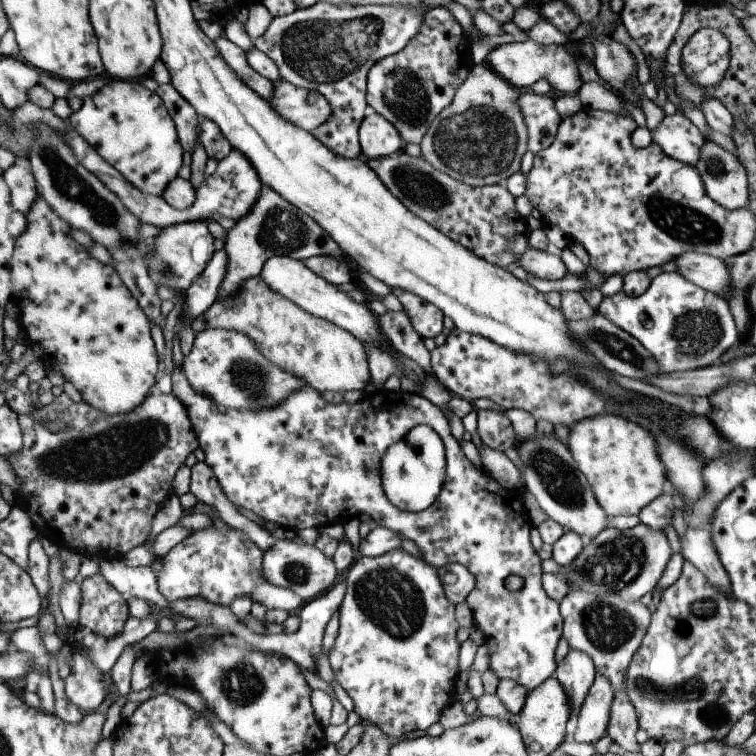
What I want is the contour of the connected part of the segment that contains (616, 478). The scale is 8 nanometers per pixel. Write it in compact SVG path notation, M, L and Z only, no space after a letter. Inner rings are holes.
M603 414L587 418L569 429L566 444L610 518L620 514L637 516L639 510L666 491L667 478L663 462L659 462L655 438L648 430L622 416Z

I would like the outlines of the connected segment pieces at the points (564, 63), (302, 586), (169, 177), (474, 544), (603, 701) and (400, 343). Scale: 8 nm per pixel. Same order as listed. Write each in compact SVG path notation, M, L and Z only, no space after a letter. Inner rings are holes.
M527 39L525 42L513 41L495 47L488 56L488 61L493 64L493 70L501 78L507 79L515 88L530 90L537 80L546 78L555 95L578 93L583 81L577 69L580 58L575 58L565 44L552 43L547 46L537 44L535 40Z
M278 539L273 548L265 551L263 574L271 584L297 592L305 604L329 592L331 587L343 577L335 566L334 558L329 558L314 544L301 544L289 539Z
M115 79L105 84L95 94L87 96L82 101L81 108L74 112L68 121L69 124L99 154L116 168L133 186L143 192L162 196L163 192L170 186L171 182L179 176L184 165L184 152L179 133L165 102L156 91L145 88L137 81Z
M175 368L175 370L172 370L172 377L173 382L175 382L173 393L187 406L187 412L190 414L191 422L194 422L195 432L199 435L200 448L204 451L205 461L216 472L217 478L223 490L225 490L225 494L231 498L233 504L235 504L237 508L247 508L247 510L251 510L251 512L254 512L264 521L279 524L281 527L292 529L293 531L303 530L303 528L315 528L319 531L323 531L330 524L345 524L347 520L353 517L359 519L370 518L375 520L375 522L382 527L387 527L389 530L400 534L403 538L412 540L417 546L422 559L425 560L425 562L431 563L431 566L435 566L435 568L438 569L443 568L443 566L449 566L450 564L466 566L477 576L477 588L471 592L467 604L472 611L473 624L483 632L484 640L488 648L489 668L499 676L499 680L515 680L515 682L519 682L521 686L525 686L525 688L529 690L529 693L538 689L543 682L555 676L556 670L558 669L555 654L557 648L559 648L558 643L561 642L561 638L563 638L564 635L564 618L562 617L561 603L551 598L544 589L542 581L545 573L542 569L543 560L539 558L537 550L535 550L533 544L531 544L531 529L533 529L533 526L531 526L531 522L529 522L529 514L527 514L525 504L523 504L523 492L521 492L521 489L517 488L517 512L515 512L515 508L513 508L513 502L515 502L515 500L513 500L513 490L509 491L505 486L502 486L502 483L499 482L497 478L494 478L494 475L491 474L489 470L486 470L485 467L477 468L477 466L471 462L465 446L462 446L455 438L447 414L445 414L439 406L435 406L431 400L419 395L417 392L410 393L401 389L394 392L390 392L386 389L377 390L372 397L364 395L363 398L354 404L345 404L342 402L335 405L327 402L315 387L309 385L305 386L303 390L293 392L285 402L281 402L281 404L275 406L275 408L265 408L265 410L235 410L217 404L217 402L207 395L197 393L197 390L191 386L189 378L185 376L185 370L183 370L183 368ZM417 425L431 426L445 443L447 455L447 474L445 484L443 484L443 490L437 502L435 502L433 506L427 508L427 510L422 510L420 513L401 510L389 500L383 486L381 469L383 458L387 456L387 450L389 450L393 444L397 444L397 442L403 440ZM511 575L519 576L519 578L523 580L523 586L520 590L511 591L505 586L505 580Z
M598 674L583 708L573 720L569 739L595 744L607 736L615 692L609 678Z
M389 310L381 314L378 316L378 326L381 326L387 340L401 355L418 363L426 374L434 375L431 353L425 348L424 338L404 310Z

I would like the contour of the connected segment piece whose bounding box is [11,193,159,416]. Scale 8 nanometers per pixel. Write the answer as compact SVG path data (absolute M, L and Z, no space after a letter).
M43 194L37 196L35 204L31 206L31 212L26 214L28 220L27 230L25 234L22 234L16 239L16 250L14 253L13 262L11 264L12 281L14 282L13 298L22 308L22 316L20 326L25 332L27 340L32 344L37 344L43 350L45 357L48 359L47 363L51 366L57 366L61 371L64 380L70 382L80 393L83 400L88 402L91 406L106 412L107 414L118 415L127 414L133 412L138 406L141 406L146 401L147 394L151 392L151 388L158 382L157 379L157 368L159 368L159 358L157 357L157 348L155 348L155 340L153 335L153 325L138 299L135 295L127 288L127 285L123 282L119 272L115 270L115 267L111 264L105 264L99 262L99 260L93 258L87 251L87 248L81 246L73 240L70 236L69 231L71 224L65 222L51 206Z

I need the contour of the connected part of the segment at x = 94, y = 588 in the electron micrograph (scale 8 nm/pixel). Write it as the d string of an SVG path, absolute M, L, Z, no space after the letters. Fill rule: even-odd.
M100 572L81 580L81 590L79 623L106 640L121 634L130 618L128 599Z

